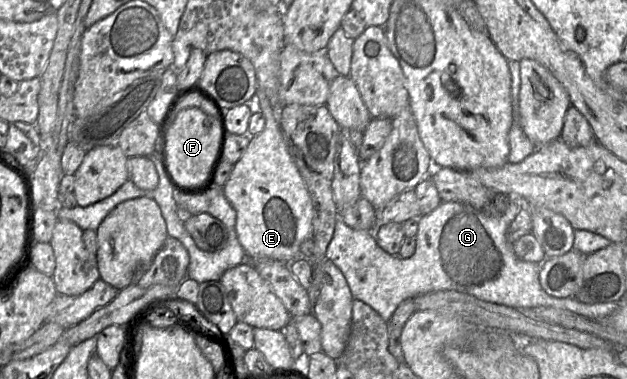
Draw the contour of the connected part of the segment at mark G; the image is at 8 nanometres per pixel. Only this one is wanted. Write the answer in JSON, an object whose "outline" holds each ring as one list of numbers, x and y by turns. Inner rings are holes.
{"outline":[[510,196,511,202,504,214,498,217,488,216,471,205,462,202,441,202,432,212,420,216,416,238,416,250,409,258,401,258,384,251,376,242,372,231,351,228,338,218,331,242,326,251,330,259,343,273,351,290,353,299,363,301,389,322,396,308,405,299,441,290,455,290,470,294,478,299,506,305,512,308,532,308,538,306,568,309,580,305,603,305,603,303,585,304,574,297,553,297,547,294,539,282,541,264,523,261,518,258,512,244,507,241,507,231,522,208,526,206,520,197]]}

